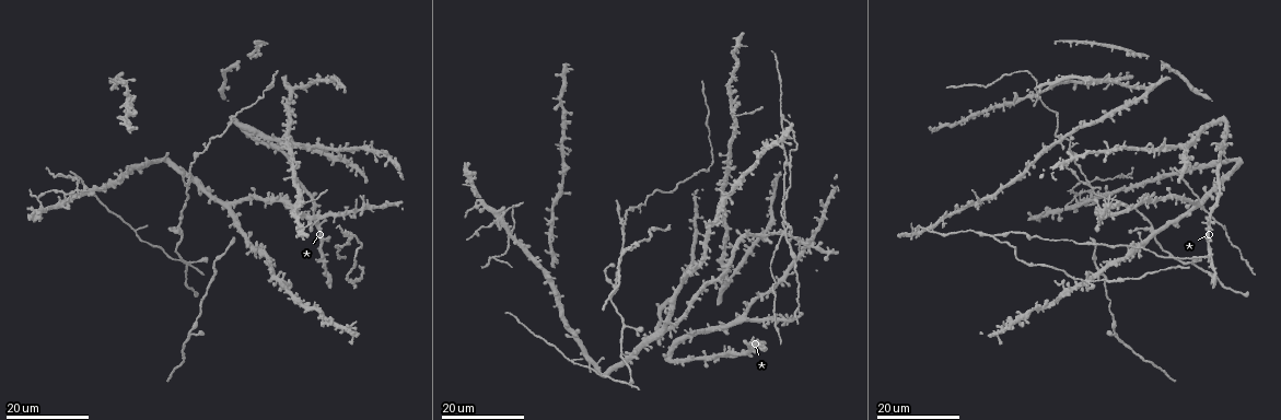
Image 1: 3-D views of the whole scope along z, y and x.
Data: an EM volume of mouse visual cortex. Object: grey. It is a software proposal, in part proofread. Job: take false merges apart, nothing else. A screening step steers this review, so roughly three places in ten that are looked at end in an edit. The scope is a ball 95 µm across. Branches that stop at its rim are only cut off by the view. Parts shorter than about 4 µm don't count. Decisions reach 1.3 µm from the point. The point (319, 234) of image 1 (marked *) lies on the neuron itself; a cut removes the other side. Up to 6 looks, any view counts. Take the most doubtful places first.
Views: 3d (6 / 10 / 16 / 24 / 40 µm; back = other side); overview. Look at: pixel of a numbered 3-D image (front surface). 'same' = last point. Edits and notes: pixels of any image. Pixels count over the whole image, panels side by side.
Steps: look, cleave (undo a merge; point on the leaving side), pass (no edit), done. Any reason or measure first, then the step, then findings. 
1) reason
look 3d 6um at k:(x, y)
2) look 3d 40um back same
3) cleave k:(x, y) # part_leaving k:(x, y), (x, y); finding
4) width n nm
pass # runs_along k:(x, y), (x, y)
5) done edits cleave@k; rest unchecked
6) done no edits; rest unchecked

look 3d 24um at 1:(736, 116)

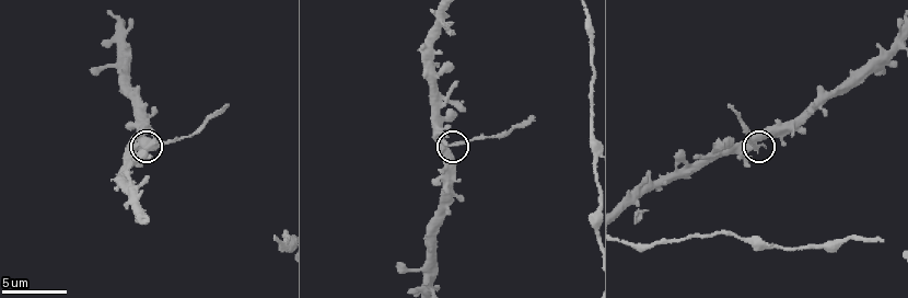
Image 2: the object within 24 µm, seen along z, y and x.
look 3d 6um at 2:(446, 143)

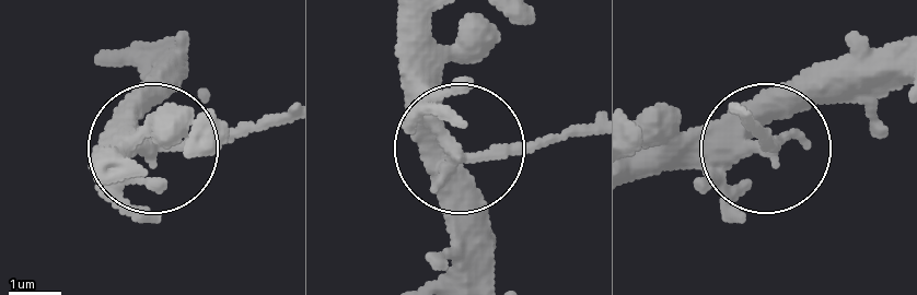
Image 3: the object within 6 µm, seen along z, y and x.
side_arm 9 um
cleave 3:(538, 144) # part_leaving 3:(461, 154), (522, 154), (588, 129); a second neuron is stuck on

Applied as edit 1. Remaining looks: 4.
three-way junction
look 3d 16um at 1:(479, 201)

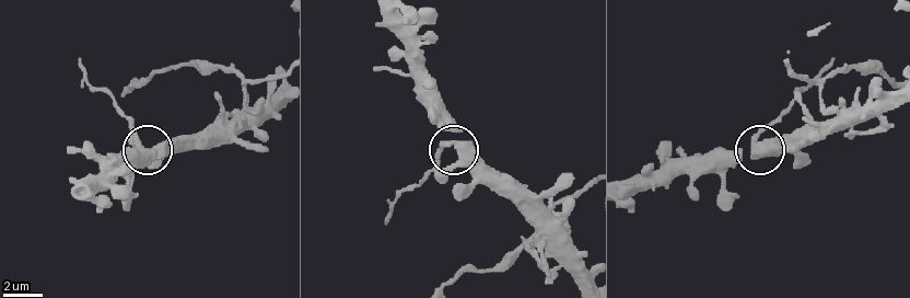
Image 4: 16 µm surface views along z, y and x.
look 3d 6um at 4:(444, 142)

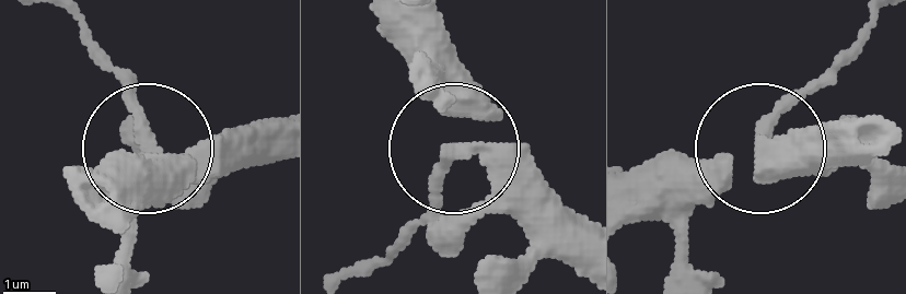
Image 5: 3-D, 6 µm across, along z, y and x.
cleave 5:(135, 96) # part_leaving 5:(464, 154), (373, 259); two neurons meet here

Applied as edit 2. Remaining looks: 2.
a fork
look 3d 10um at 2:(766, 243)

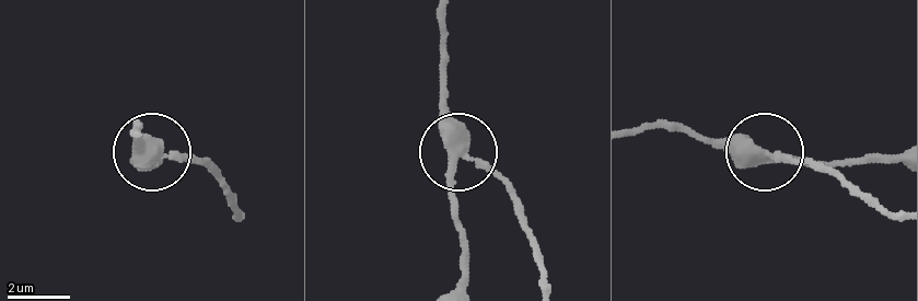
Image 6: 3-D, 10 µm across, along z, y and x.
arms 3
cleave 6:(189, 154) # part_leaving 6:(456, 153), (501, 184), (548, 286); a second neuron is stuck on

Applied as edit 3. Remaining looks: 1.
done edits cleave@3, cleave@5, cleave@6; rest unchecked

